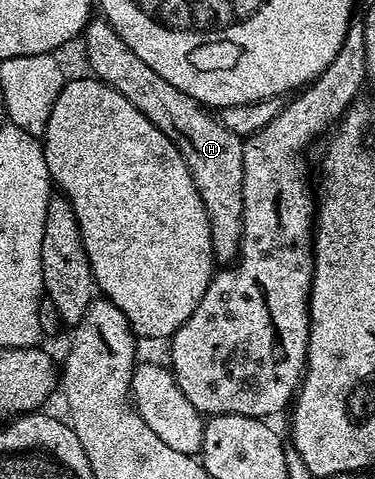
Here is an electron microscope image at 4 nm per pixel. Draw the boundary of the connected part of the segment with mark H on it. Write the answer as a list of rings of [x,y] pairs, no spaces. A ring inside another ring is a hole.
[[[90,20],[85,27],[84,41],[85,57],[93,68],[90,69],[92,76],[119,91],[119,95],[123,95],[131,107],[147,115],[147,119],[151,119],[151,123],[155,123],[155,127],[159,127],[159,131],[163,131],[163,135],[175,143],[179,155],[183,155],[183,163],[187,163],[187,171],[191,171],[195,191],[199,191],[199,199],[203,199],[203,211],[207,211],[214,262],[221,267],[236,262],[243,235],[242,138],[227,131],[220,116],[191,99],[191,95],[179,91],[179,87],[171,87],[167,79],[155,75],[155,71],[151,71],[151,67],[147,67],[147,63],[143,63],[143,59],[139,59],[139,55],[135,55],[127,43],[123,43],[108,21]]]

